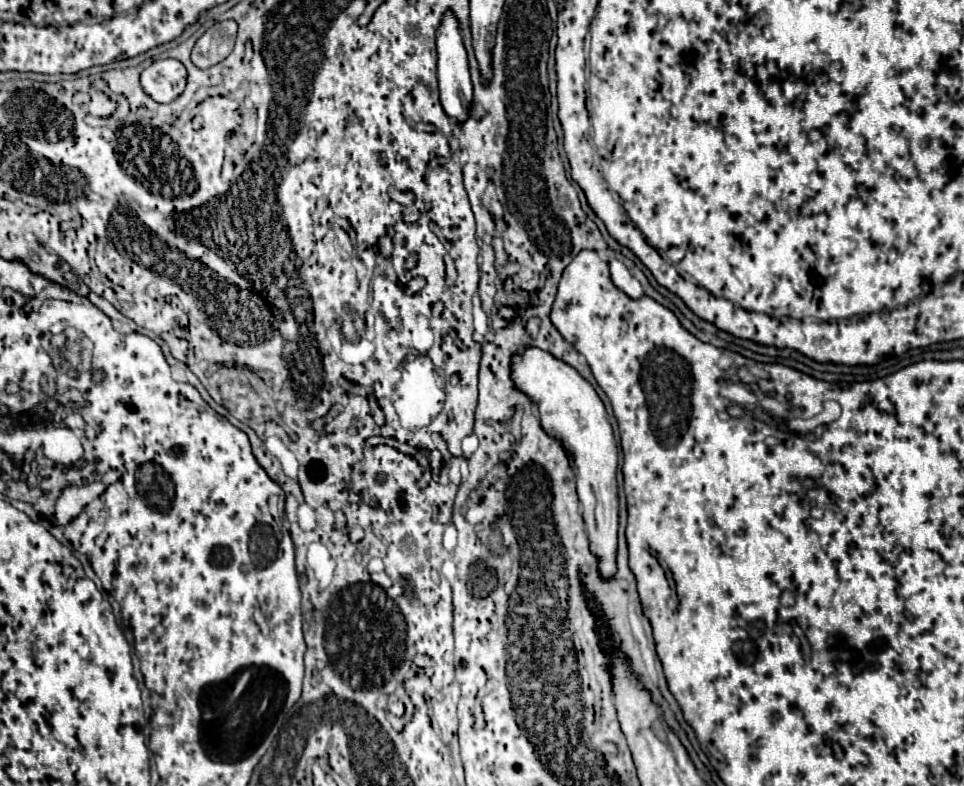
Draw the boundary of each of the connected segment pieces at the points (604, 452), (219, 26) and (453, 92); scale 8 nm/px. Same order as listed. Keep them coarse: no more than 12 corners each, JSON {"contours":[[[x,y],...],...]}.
{"contours":[[[527,348],[513,382],[573,462],[591,550],[615,574],[617,446],[575,368]],[[215,22],[197,42],[191,60],[209,68],[235,44],[237,22]],[[455,14],[439,24],[439,92],[447,116],[465,120],[473,100]]]}

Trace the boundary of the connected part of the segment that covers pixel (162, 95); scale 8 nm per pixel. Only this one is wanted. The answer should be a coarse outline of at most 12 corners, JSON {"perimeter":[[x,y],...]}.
{"perimeter":[[155,60],[141,88],[159,104],[183,94],[187,70],[179,60]]}

